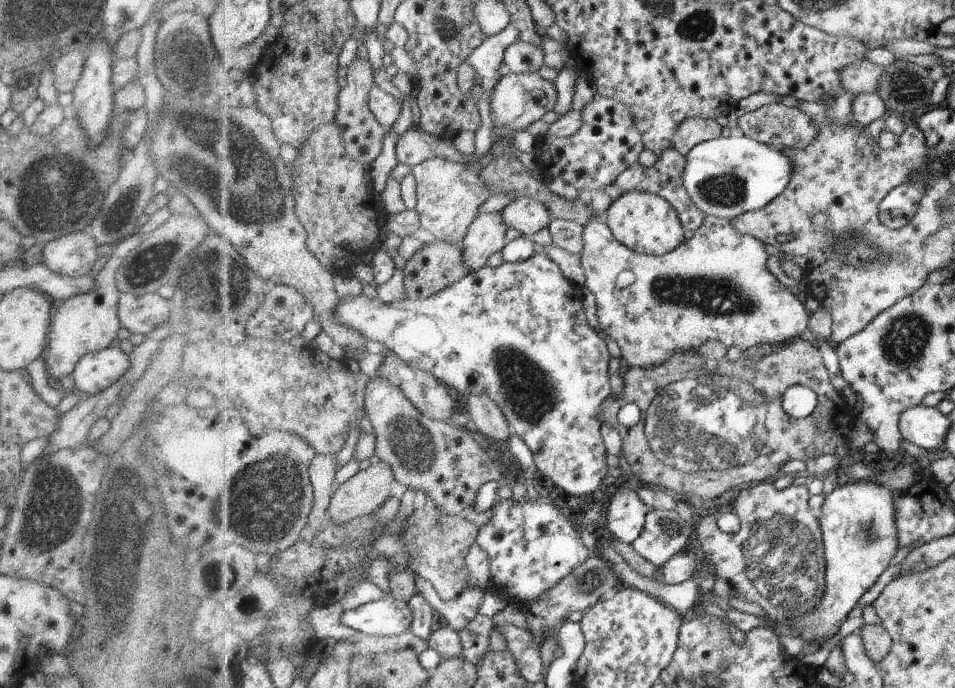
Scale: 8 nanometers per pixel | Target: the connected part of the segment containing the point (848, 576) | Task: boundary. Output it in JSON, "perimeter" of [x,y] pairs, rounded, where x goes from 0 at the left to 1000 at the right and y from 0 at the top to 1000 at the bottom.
{"perimeter":[[[912,695],[899,699],[884,696],[872,715],[863,718],[858,744],[848,735],[848,744],[860,766],[859,776],[862,776],[864,866],[850,891],[832,900],[827,908],[807,903],[812,913],[806,913],[813,922],[818,919],[860,939],[877,919],[903,865],[931,826],[941,798],[937,740],[937,721],[940,717],[919,701],[913,701]]]}

